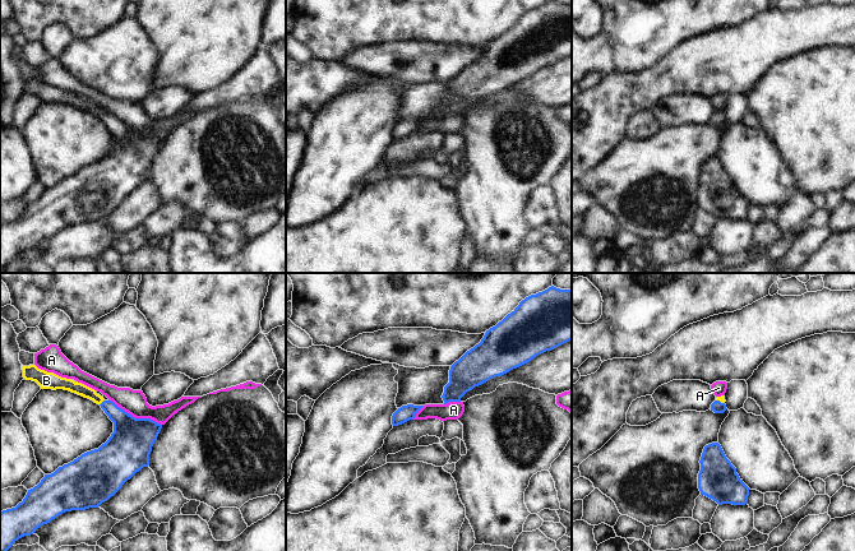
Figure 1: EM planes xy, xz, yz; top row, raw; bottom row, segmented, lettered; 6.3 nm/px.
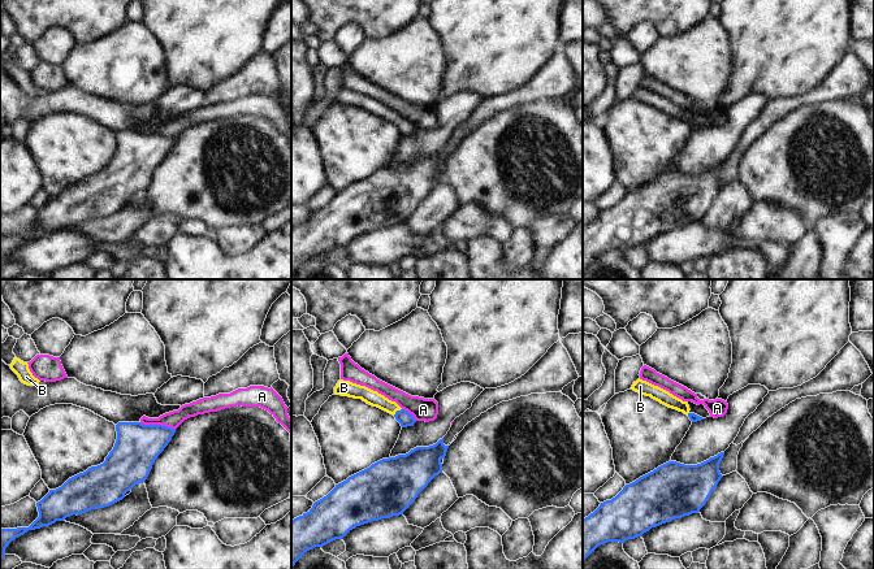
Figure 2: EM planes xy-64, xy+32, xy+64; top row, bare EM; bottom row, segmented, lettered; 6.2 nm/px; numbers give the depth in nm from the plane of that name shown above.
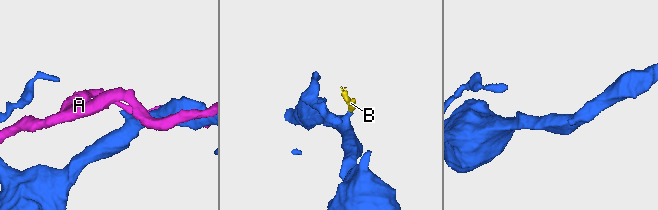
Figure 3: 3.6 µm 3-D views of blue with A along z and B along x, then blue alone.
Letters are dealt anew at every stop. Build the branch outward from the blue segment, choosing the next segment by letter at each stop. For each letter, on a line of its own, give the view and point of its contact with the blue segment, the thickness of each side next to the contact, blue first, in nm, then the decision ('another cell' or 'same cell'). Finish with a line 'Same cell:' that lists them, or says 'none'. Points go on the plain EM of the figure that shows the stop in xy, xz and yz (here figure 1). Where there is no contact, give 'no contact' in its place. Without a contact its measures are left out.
A: xy (134, 132) | 280/160 nm | another cell
B: xy (102, 116) | 190/80 nm | same cell
Same cell: B

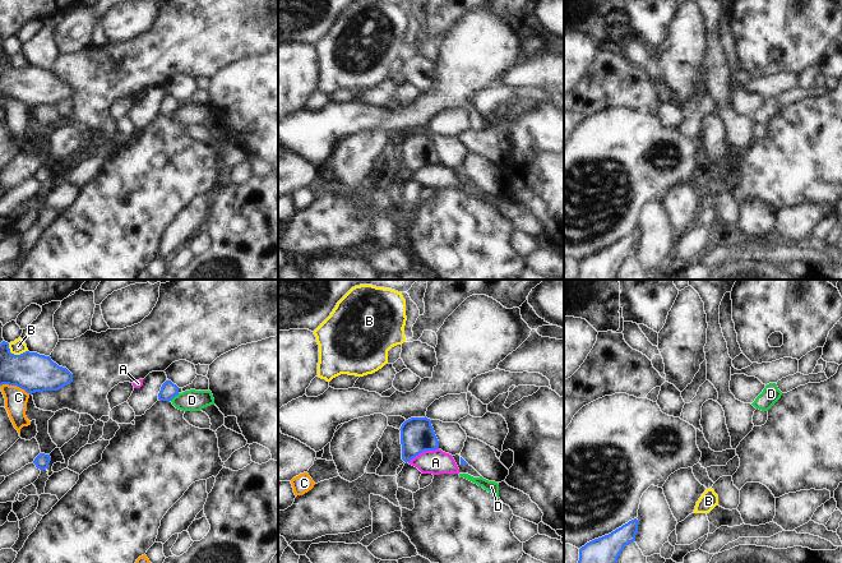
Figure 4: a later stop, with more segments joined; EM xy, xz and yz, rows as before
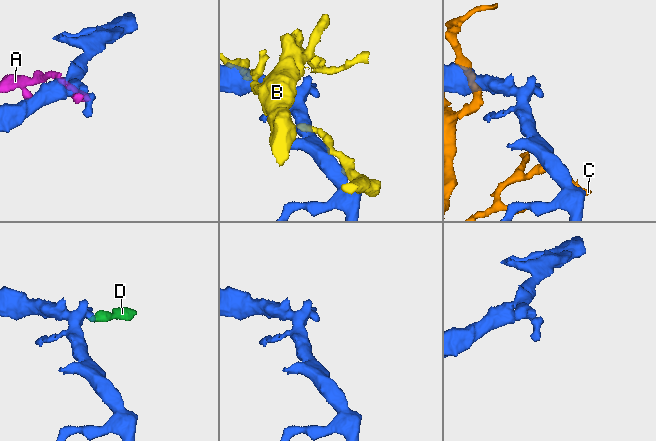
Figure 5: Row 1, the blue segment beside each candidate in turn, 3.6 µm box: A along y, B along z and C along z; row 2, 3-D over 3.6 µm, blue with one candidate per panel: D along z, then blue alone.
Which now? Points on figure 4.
A: xz (422, 165) | 220/150 nm | another cell
B: xy (15, 69) | 240/90 nm | another cell
C: xy (15, 98) | 240/140 nm | another cell
D: xy (174, 110) | 100/130 nm | another cell
Same cell: none

